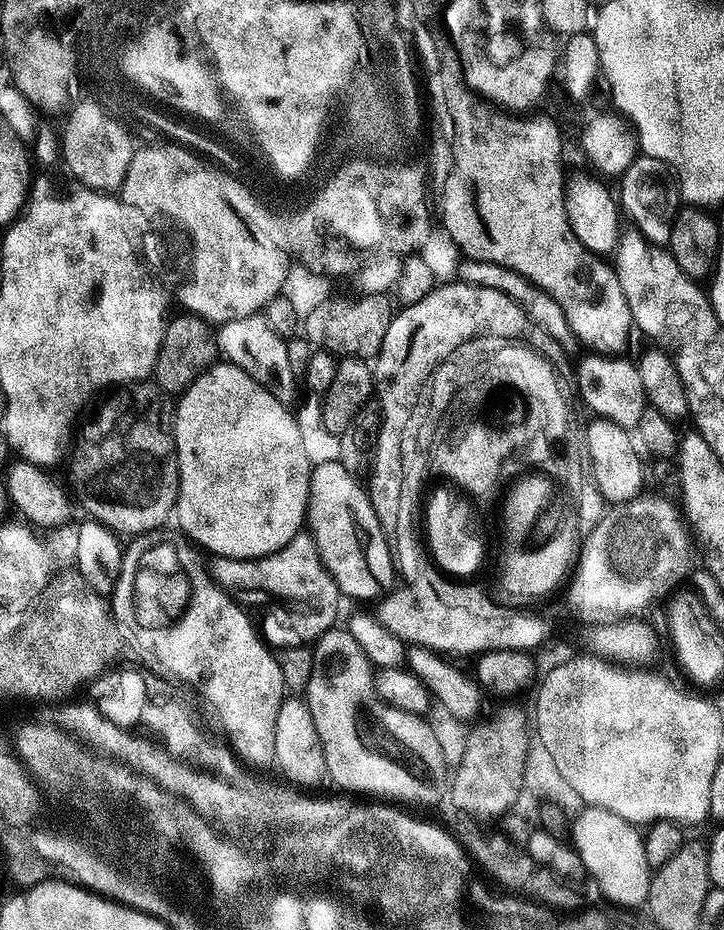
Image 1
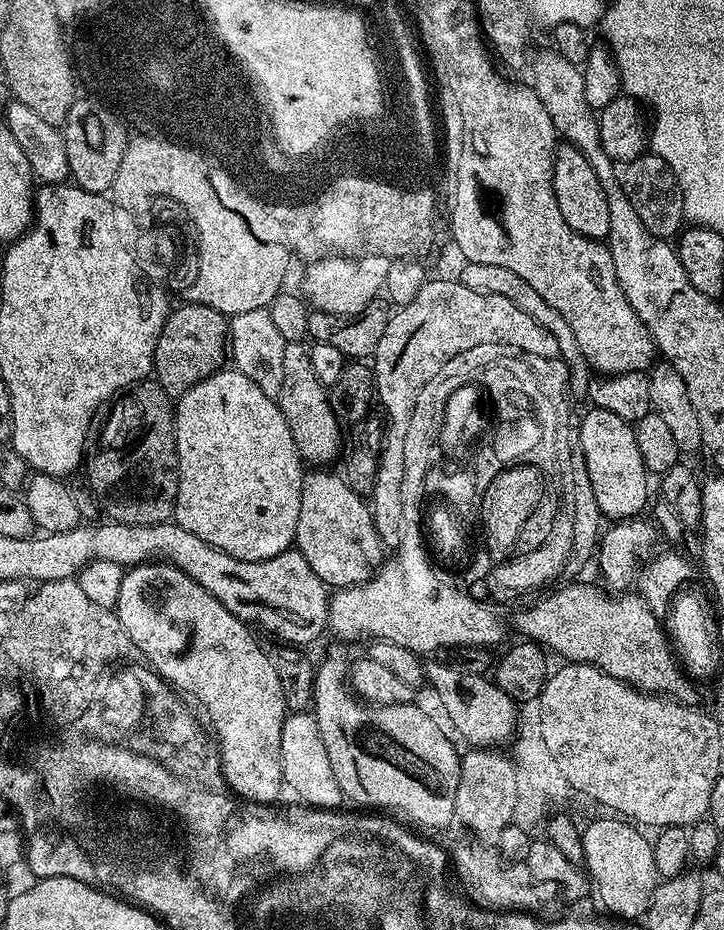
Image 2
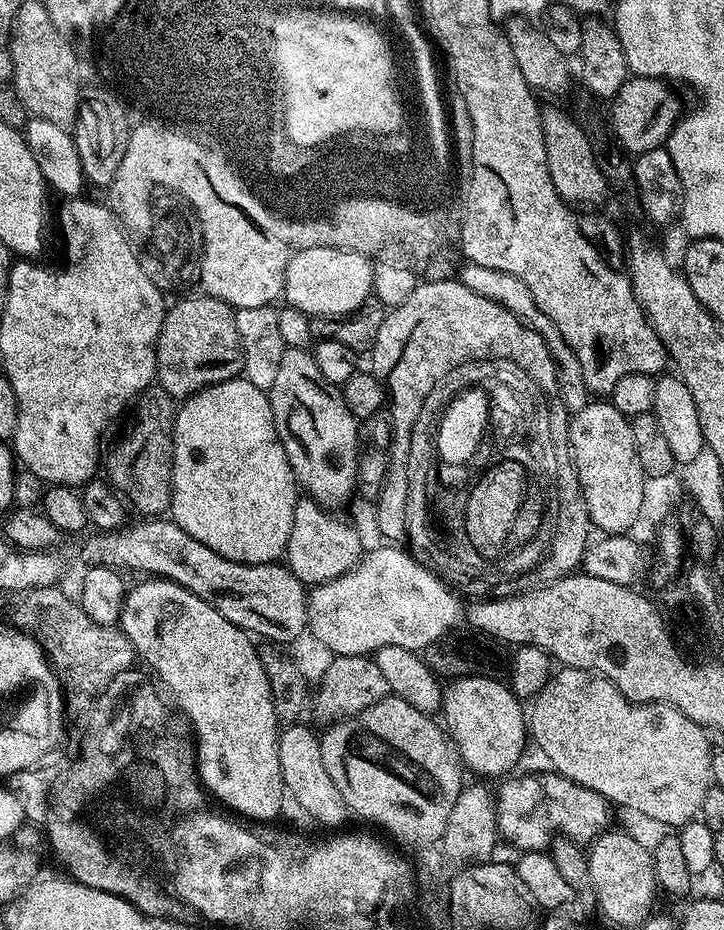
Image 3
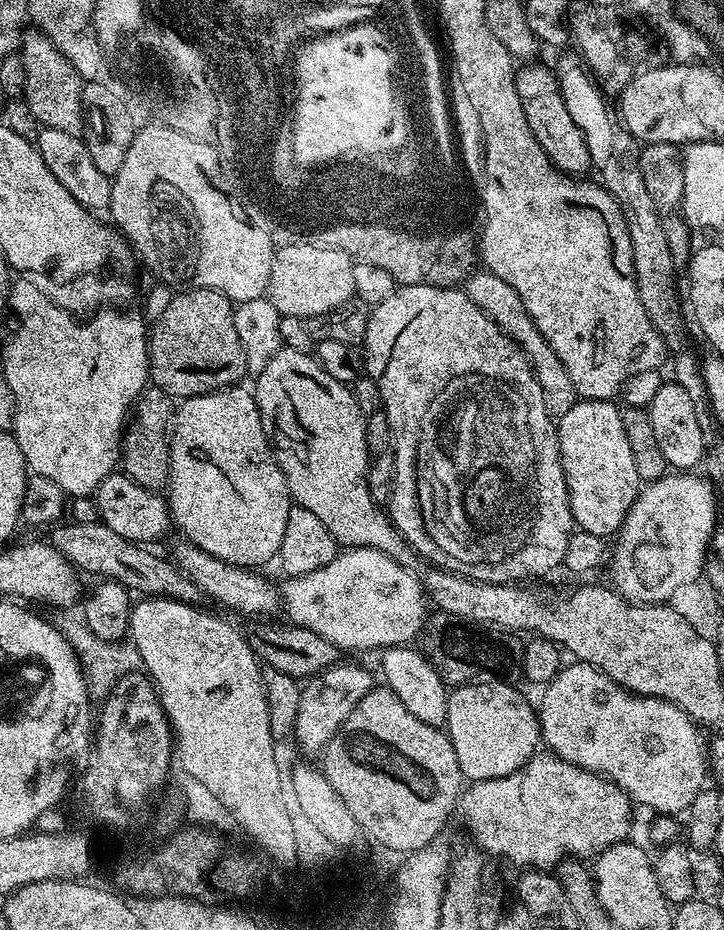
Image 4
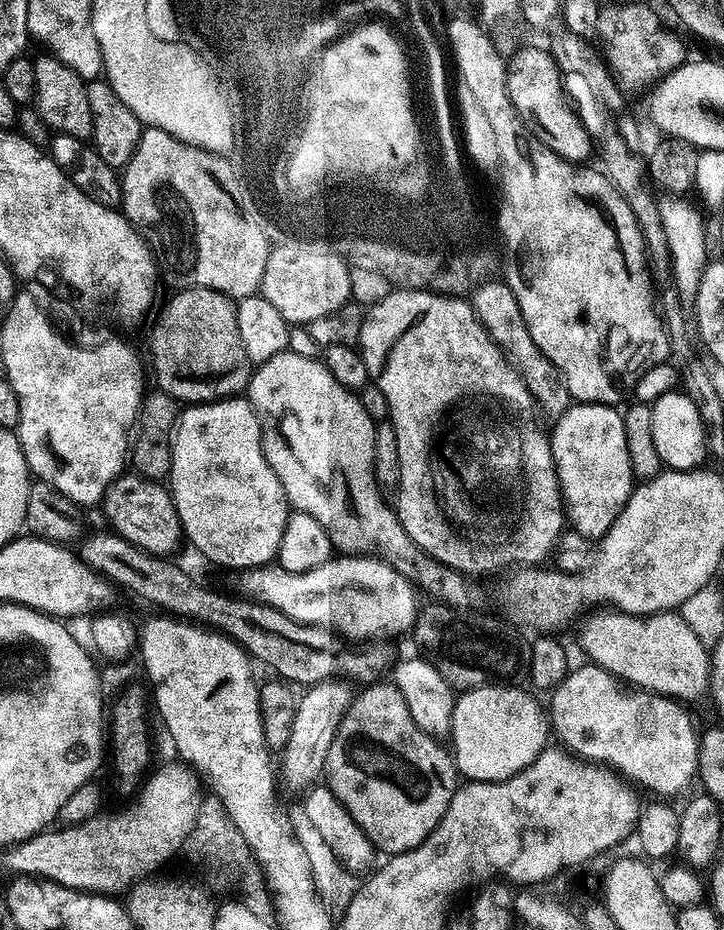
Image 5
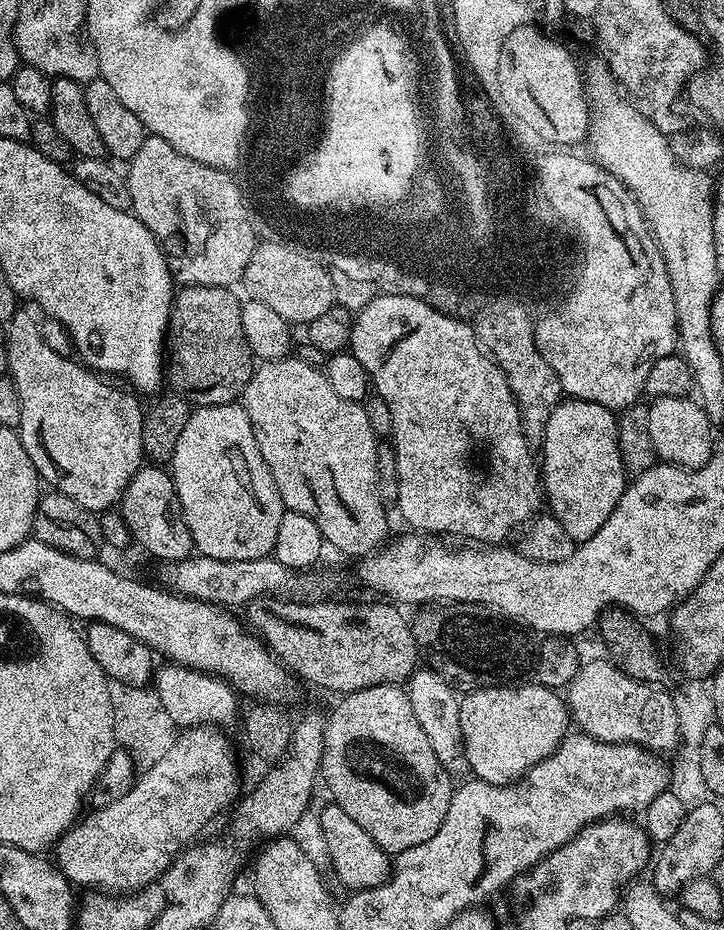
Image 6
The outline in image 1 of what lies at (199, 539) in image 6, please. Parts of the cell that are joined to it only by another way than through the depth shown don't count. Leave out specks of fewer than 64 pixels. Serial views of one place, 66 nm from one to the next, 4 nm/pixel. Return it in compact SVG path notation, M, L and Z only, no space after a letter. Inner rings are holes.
M227 362L213 363L201 372L183 389L180 398L172 421L172 432L179 432L180 463L184 464L184 496L176 502L174 513L174 520L180 523L179 531L212 556L256 560L282 550L305 527L314 467L304 432L288 413L289 405L278 402L246 370ZM244 464L248 464L248 472L236 472Z

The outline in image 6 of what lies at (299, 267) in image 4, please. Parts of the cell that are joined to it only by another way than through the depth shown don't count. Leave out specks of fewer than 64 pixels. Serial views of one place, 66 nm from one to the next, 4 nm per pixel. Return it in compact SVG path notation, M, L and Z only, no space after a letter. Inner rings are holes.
M259 243L252 266L244 271L242 288L258 302L266 302L277 314L288 320L289 325L307 326L318 314L326 314L333 306L329 297L333 294L330 274L320 271L312 261L298 256L288 248L276 247L276 243Z

